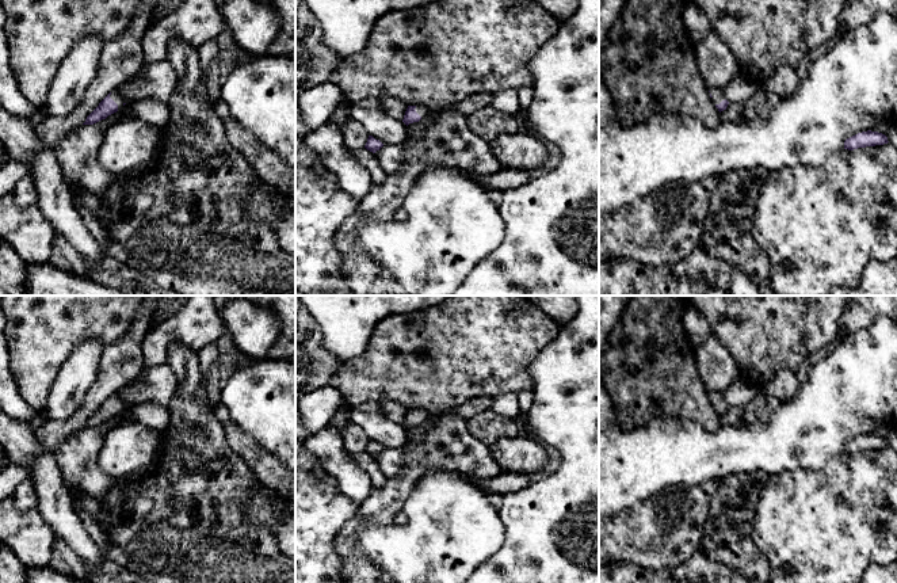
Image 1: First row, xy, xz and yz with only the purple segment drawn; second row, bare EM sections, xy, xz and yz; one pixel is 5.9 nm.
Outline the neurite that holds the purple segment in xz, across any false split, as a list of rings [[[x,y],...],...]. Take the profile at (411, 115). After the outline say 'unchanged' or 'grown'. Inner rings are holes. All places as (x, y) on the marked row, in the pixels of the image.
[[[408,106],[402,122],[408,126],[409,123],[419,122],[428,114],[430,110],[424,106]]]; grown

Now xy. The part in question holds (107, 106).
[[[118,89],[110,92],[99,106],[87,117],[83,125],[93,125],[102,119],[106,119],[108,115],[117,113],[121,107],[126,104],[125,98],[119,94]]]; grown

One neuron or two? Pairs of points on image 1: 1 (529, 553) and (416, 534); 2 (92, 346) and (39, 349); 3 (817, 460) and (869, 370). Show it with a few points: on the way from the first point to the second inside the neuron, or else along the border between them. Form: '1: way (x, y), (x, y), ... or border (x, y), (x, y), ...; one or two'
1: border (499, 515), (503, 524), (503, 544), (476, 568); two
2: border (100, 340), (86, 339), (80, 342), (56, 374); two
3: way (817, 438), (825, 430), (825, 416), (850, 392); one

